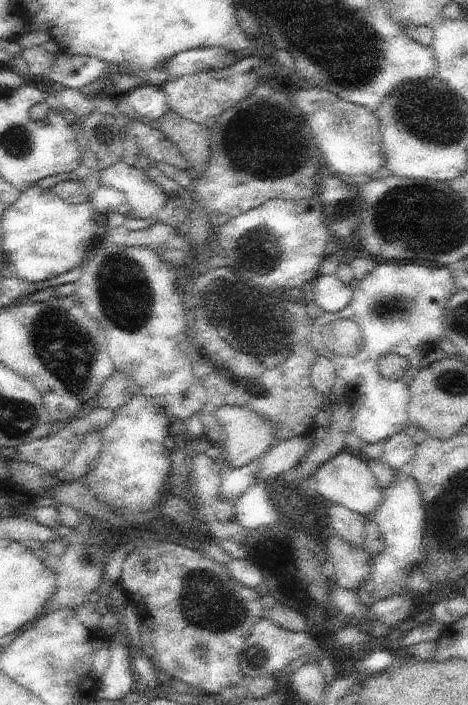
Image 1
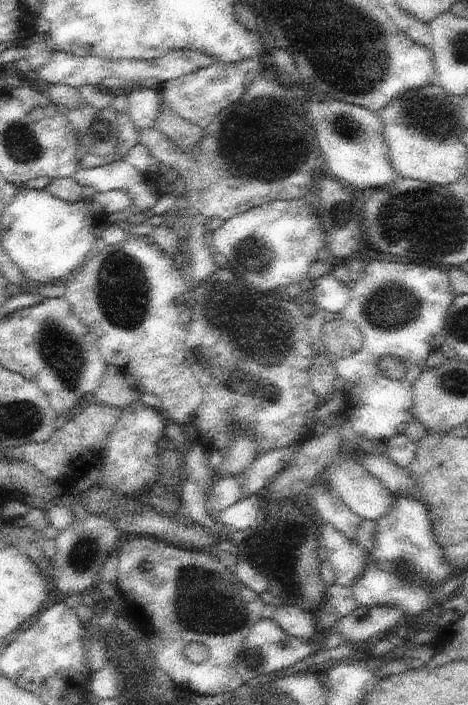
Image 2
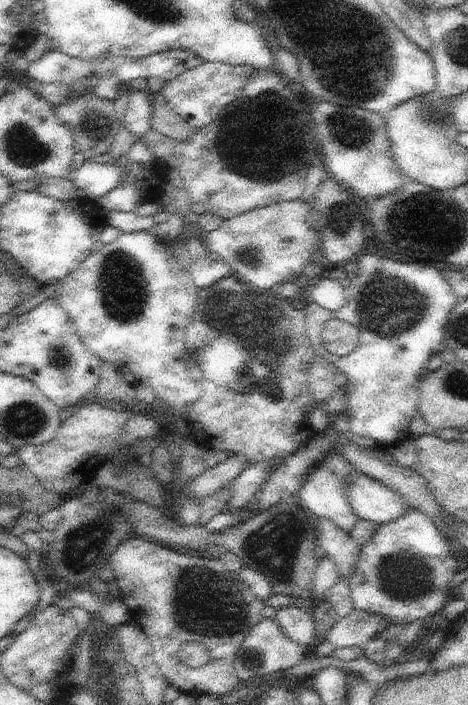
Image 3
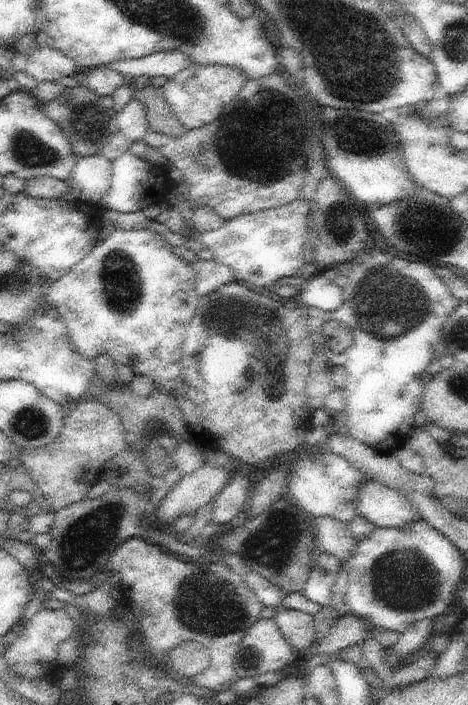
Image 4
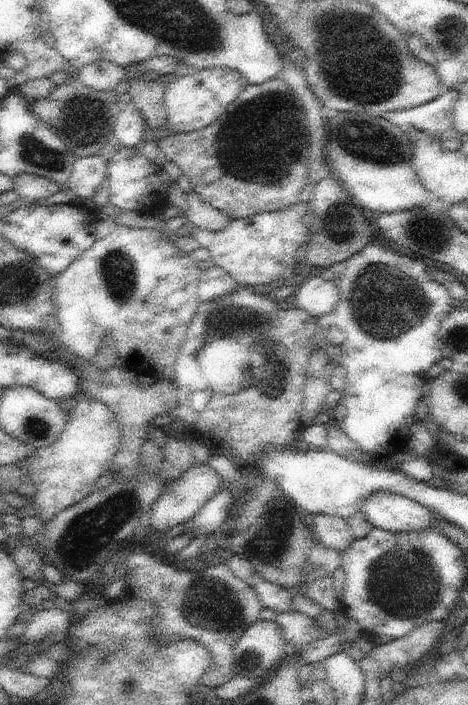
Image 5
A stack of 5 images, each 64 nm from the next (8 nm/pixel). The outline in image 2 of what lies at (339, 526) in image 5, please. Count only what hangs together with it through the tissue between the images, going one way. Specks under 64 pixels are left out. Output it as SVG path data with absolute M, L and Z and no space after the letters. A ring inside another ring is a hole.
M327 522L319 528L319 546L327 550L327 562L335 570L335 584L353 588L367 568L367 550Z

